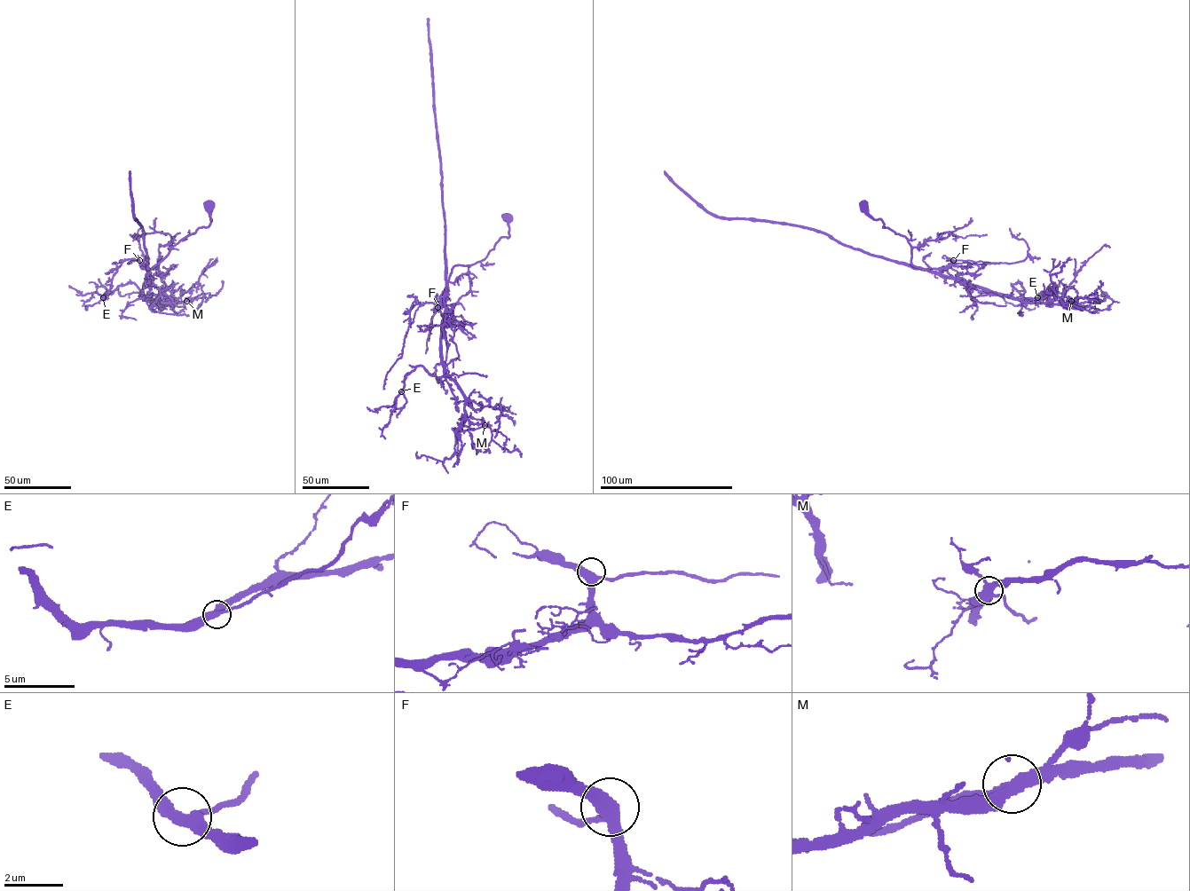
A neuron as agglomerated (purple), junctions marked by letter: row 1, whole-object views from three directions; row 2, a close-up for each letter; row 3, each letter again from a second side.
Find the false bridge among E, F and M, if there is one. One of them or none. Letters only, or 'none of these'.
M

